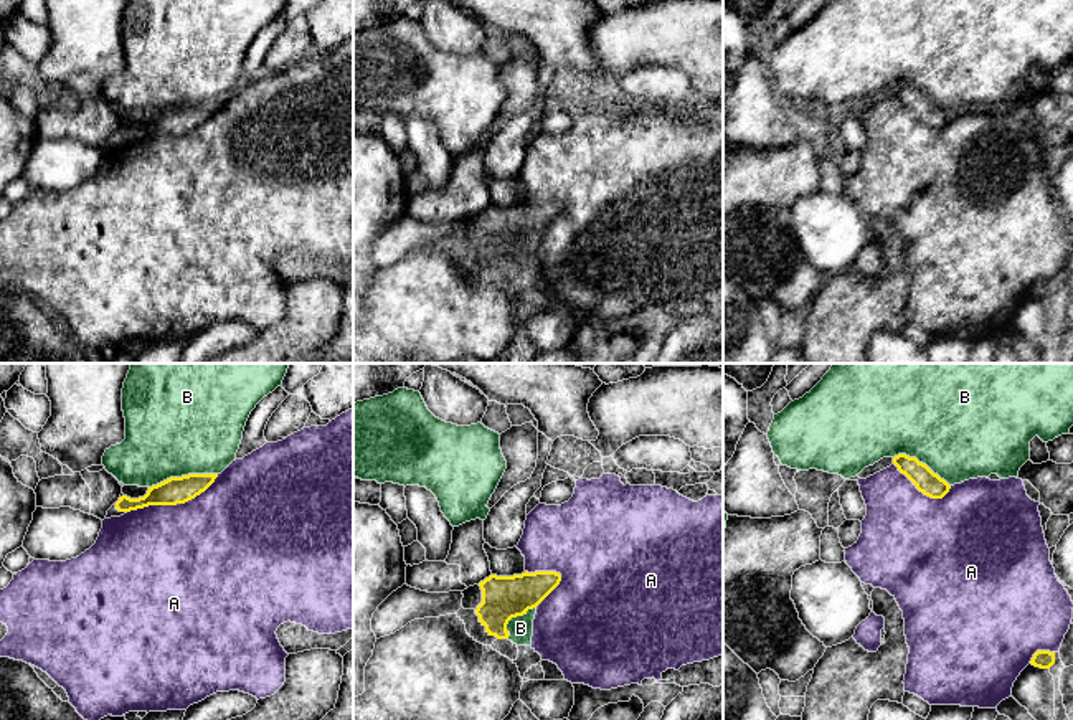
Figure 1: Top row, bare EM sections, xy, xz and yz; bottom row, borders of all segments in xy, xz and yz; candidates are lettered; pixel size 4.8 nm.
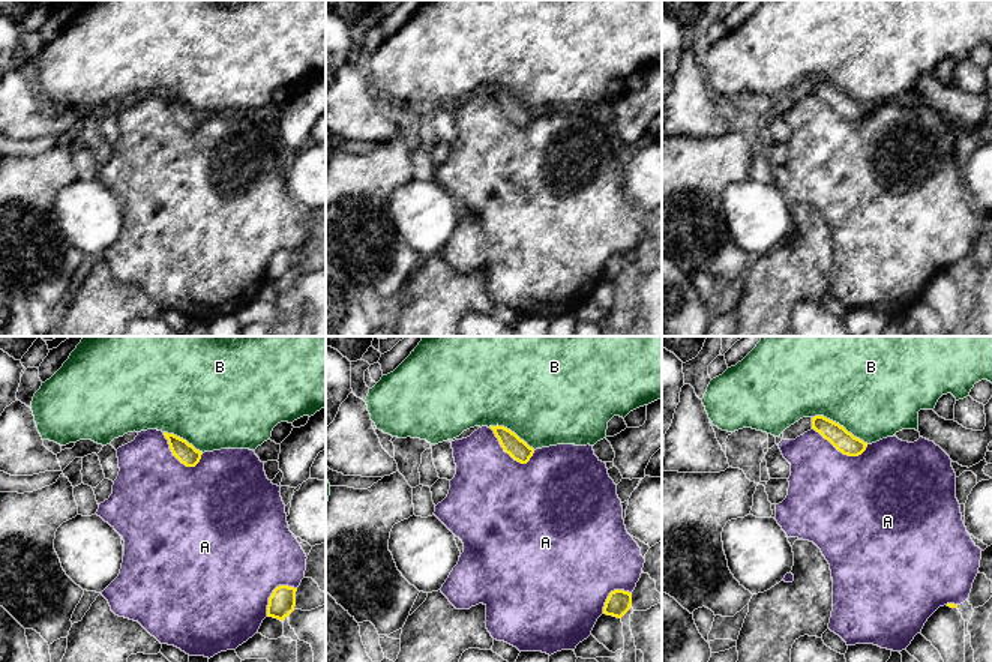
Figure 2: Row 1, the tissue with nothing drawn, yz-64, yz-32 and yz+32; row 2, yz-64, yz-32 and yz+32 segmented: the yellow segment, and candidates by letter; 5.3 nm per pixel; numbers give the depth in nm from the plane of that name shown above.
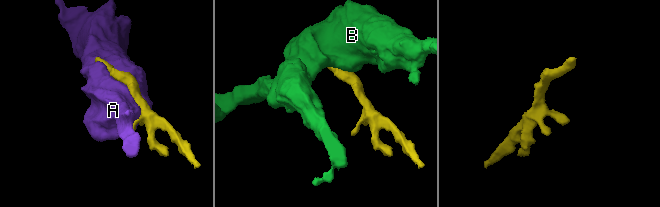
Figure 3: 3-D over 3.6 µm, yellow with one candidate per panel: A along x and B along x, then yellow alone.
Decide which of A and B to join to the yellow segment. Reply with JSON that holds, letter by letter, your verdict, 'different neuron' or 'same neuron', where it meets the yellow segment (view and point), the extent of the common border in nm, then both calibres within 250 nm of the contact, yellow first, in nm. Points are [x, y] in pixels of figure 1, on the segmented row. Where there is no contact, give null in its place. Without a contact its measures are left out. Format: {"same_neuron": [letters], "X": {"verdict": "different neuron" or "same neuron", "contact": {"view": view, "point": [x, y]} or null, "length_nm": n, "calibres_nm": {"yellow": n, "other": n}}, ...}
{"same_neuron": [], "A": {"verdict": "different neuron", "contact": {"view": "xy", "point": [174, 504]}, "length_nm": 480, "calibres_nm": {"yellow": 130, "other": 500}}, "B": {"verdict": "different neuron", "contact": {"view": "xy", "point": [182, 476]}, "length_nm": 340, "calibres_nm": {"yellow": 130, "other": 500}}}

